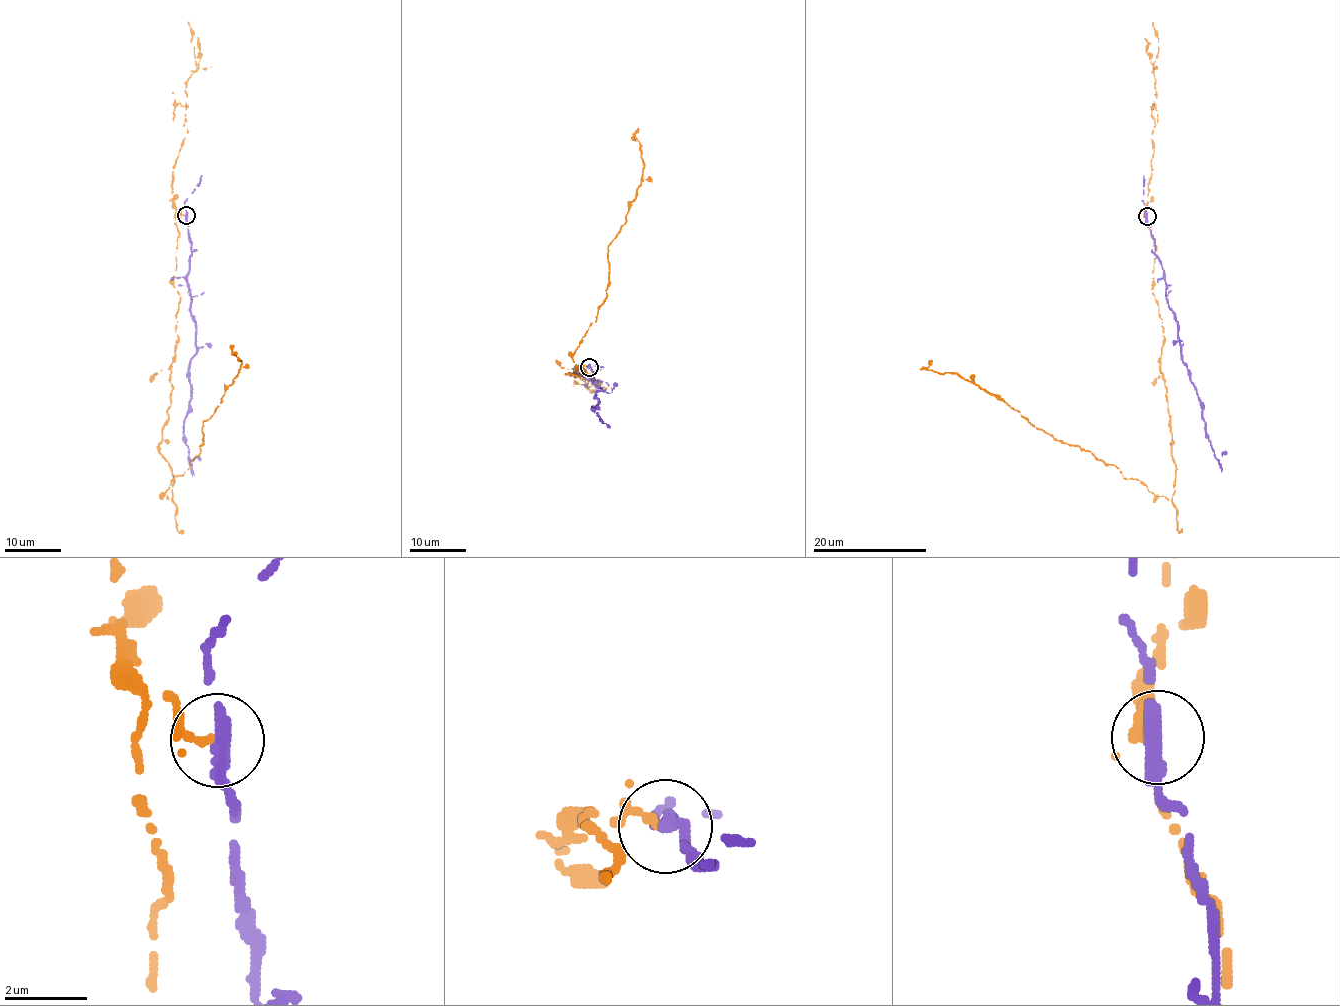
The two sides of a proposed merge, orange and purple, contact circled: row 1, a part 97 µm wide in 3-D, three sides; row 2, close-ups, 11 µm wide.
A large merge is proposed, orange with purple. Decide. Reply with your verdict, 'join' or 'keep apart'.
keep apart

